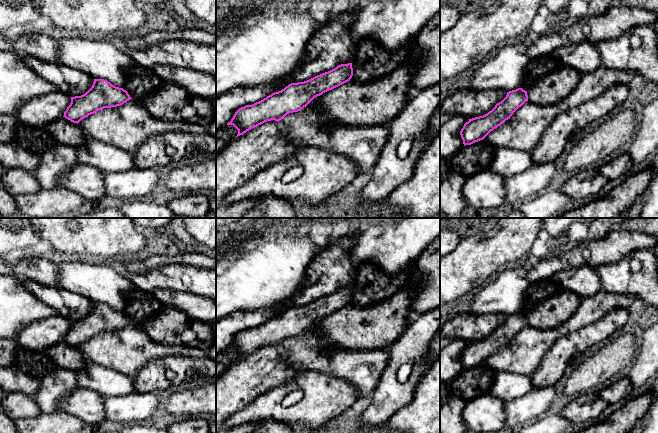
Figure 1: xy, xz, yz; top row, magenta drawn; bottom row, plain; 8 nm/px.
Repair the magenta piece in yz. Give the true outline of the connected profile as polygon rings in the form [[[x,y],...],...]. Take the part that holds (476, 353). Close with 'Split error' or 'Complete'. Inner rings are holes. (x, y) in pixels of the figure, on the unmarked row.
[[[518,312],[507,316],[506,321],[487,338],[469,343],[460,355],[464,370],[483,364],[491,355],[510,343],[526,325],[527,315]]]. Complete

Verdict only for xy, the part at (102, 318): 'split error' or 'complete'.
complete

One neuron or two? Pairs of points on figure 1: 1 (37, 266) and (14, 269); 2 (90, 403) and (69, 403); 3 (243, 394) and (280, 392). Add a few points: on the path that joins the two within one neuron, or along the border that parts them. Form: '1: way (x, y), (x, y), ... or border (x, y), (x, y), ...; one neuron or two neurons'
1: way (31, 268), (20, 269); one neuron
2: way (85, 403), (74, 403); one neuron
3: border (285, 382), (260, 394), (245, 407); two neurons

